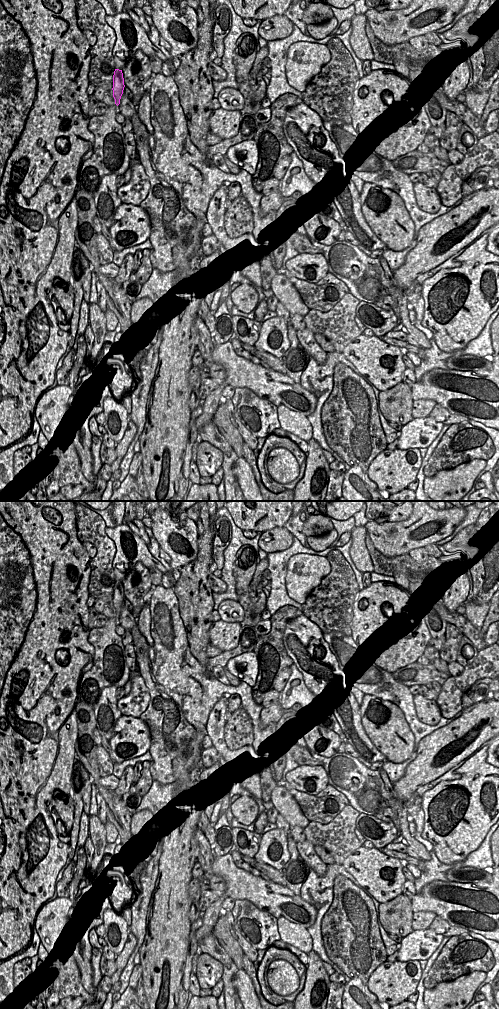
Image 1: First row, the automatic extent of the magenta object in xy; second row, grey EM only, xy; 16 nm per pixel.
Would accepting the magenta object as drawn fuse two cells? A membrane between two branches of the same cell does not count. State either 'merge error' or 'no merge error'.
merge error

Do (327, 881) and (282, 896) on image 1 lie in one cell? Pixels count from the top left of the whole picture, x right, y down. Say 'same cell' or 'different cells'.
different cells

